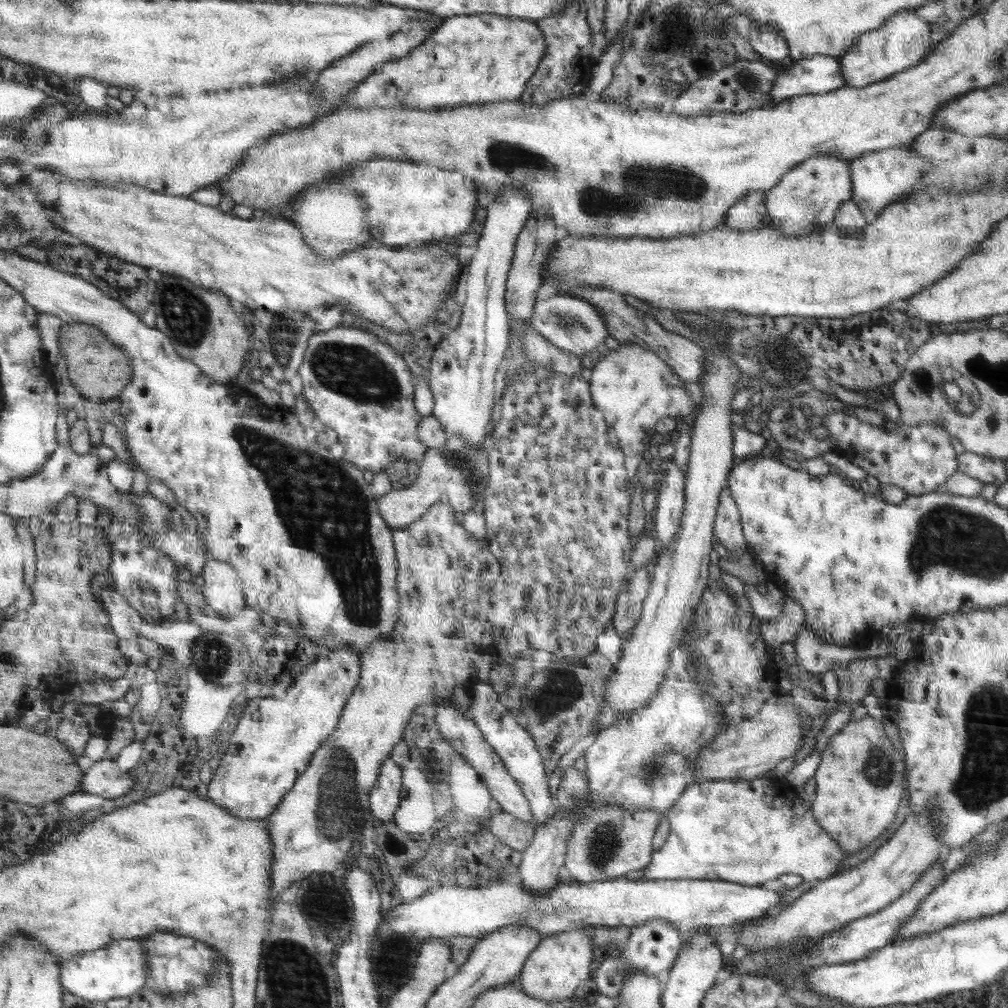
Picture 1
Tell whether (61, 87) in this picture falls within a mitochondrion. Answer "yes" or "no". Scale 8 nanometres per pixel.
no

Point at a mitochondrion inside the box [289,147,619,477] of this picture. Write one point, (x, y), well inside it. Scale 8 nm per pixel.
(354, 371)

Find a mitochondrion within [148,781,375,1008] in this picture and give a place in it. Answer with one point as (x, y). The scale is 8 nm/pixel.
(285, 959)

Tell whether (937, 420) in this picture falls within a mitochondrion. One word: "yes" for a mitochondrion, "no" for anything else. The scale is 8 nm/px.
no

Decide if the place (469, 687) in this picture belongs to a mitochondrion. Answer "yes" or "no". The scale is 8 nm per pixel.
no

